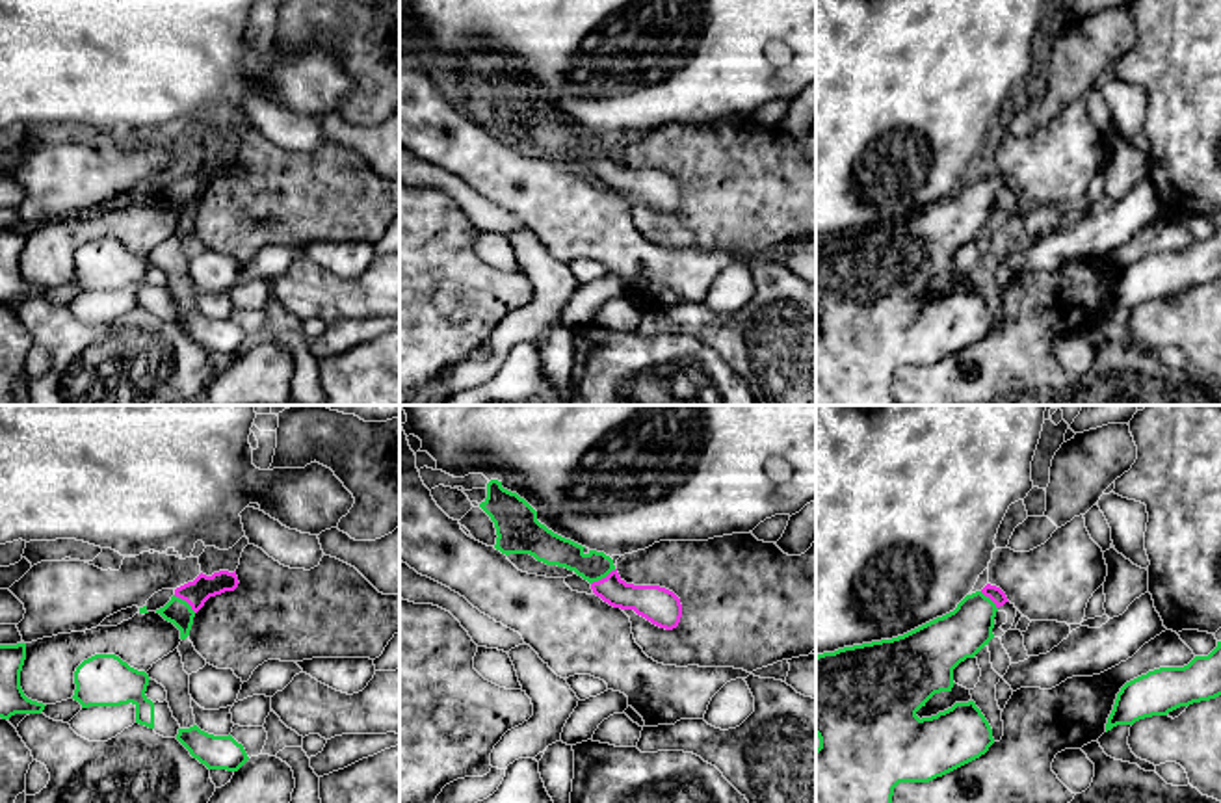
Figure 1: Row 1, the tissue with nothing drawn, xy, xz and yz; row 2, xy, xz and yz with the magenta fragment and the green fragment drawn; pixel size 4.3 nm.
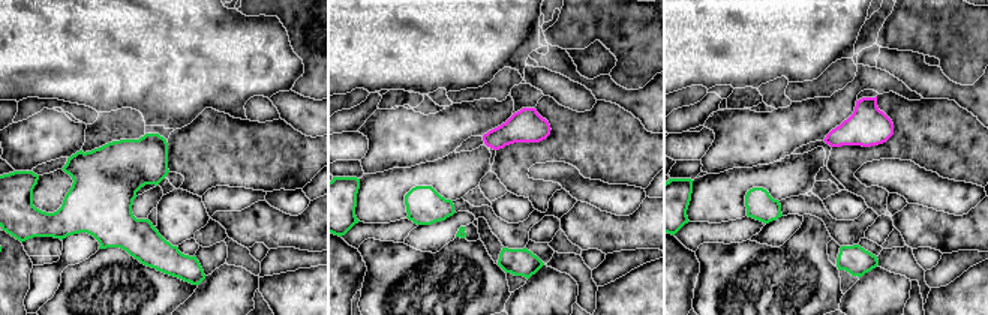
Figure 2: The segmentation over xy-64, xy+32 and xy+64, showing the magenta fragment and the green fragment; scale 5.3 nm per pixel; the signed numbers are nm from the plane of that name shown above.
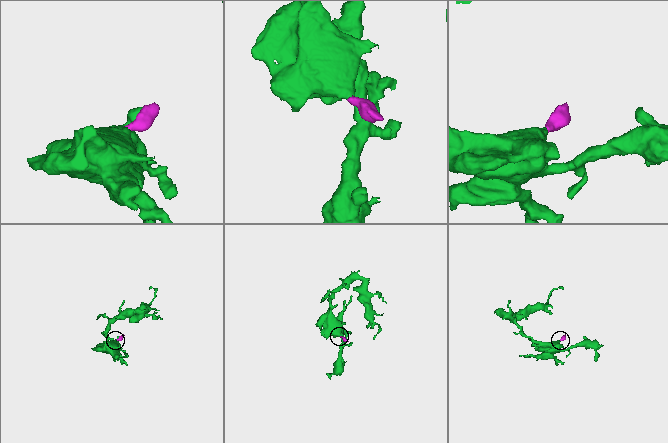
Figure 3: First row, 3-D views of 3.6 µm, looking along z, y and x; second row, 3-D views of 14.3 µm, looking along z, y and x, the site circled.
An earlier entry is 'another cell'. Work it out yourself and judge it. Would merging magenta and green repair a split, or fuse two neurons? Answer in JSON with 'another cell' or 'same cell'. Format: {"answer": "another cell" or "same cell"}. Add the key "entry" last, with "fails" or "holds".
{"answer": "same cell", "entry": "fails"}

